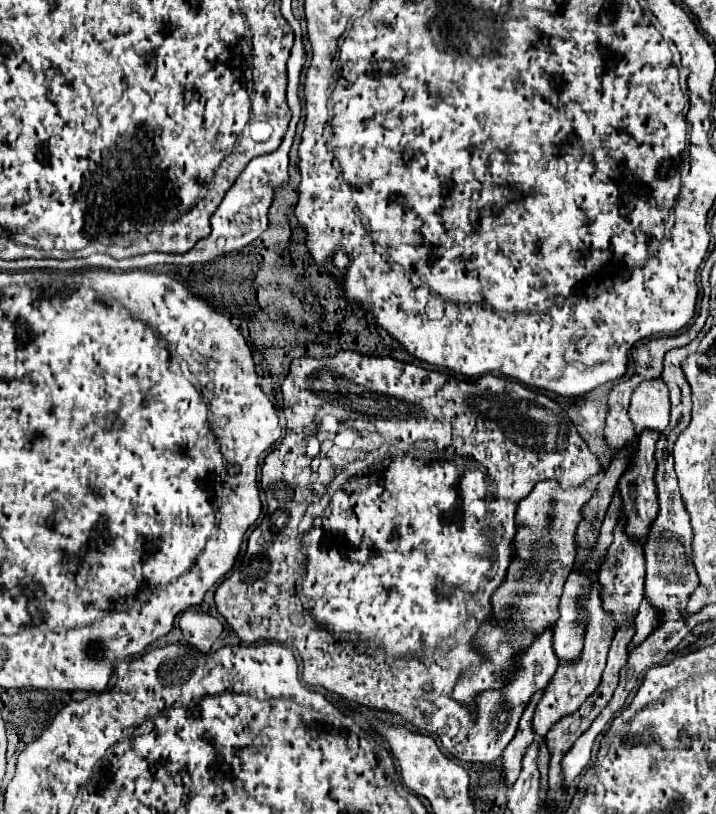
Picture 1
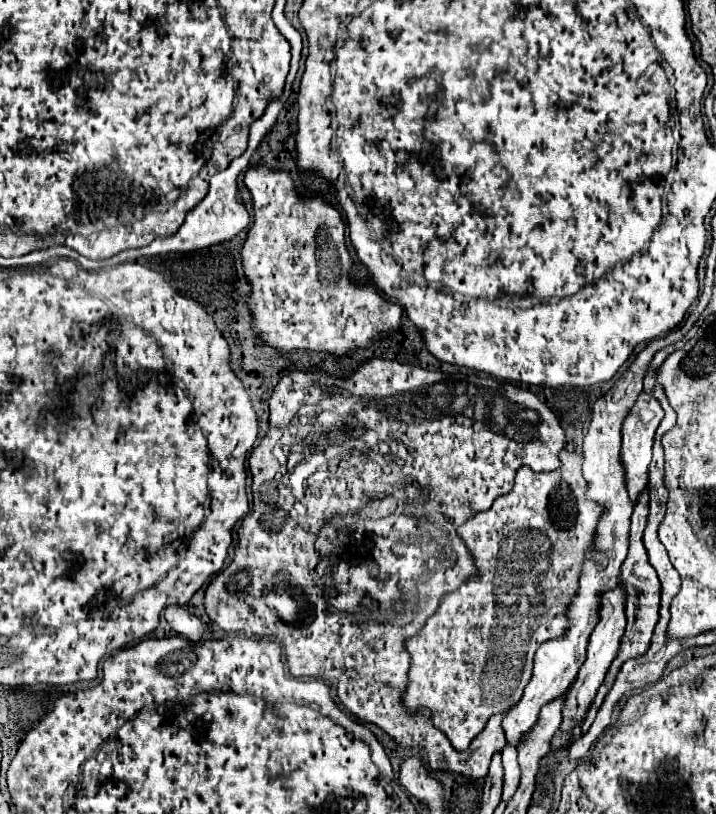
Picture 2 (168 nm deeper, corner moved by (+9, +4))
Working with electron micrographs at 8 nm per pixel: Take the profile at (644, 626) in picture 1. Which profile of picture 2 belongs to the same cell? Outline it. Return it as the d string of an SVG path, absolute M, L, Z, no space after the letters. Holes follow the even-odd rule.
M648 490L644 494L640 494L640 500L636 502L634 506L634 514L632 514L632 526L630 526L630 548L628 548L628 556L622 564L622 574L620 574L620 586L624 588L624 594L626 594L626 602L624 602L624 608L626 608L626 618L628 618L628 624L626 624L626 632L622 636L622 644L620 644L620 650L612 662L612 666L608 668L606 672L606 678L596 694L596 702L592 702L592 706L588 708L588 718L584 718L584 724L580 726L582 728L582 734L586 734L586 730L592 726L594 718L596 718L596 712L598 708L602 706L604 702L604 696L610 692L614 680L616 680L616 674L618 670L622 668L622 664L626 660L632 660L632 658L638 658L642 656L648 646L650 646L650 638L652 638L652 632L654 632L654 626L658 622L658 608L660 608L660 582L658 582L658 576L656 576L656 570L650 566L648 562L648 554L644 550L644 544L642 544L642 532L644 532L644 526L646 526L646 516L648 516Z

